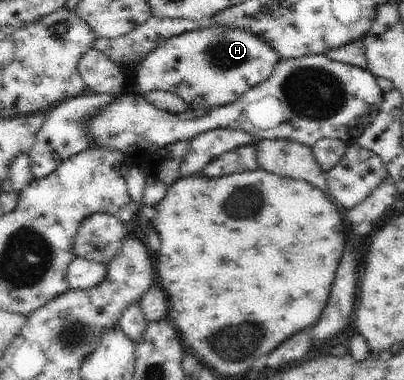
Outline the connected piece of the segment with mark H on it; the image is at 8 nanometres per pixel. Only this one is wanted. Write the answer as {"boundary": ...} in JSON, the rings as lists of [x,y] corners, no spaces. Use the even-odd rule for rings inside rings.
{"boundary":[[[224,25],[206,27],[173,37],[154,51],[137,70],[134,92],[145,95],[152,91],[166,90],[186,99],[192,105],[190,111],[210,111],[240,101],[248,91],[268,81],[278,69],[281,60],[281,55],[278,55],[278,51],[266,39],[254,35],[248,29],[224,27]]]}

